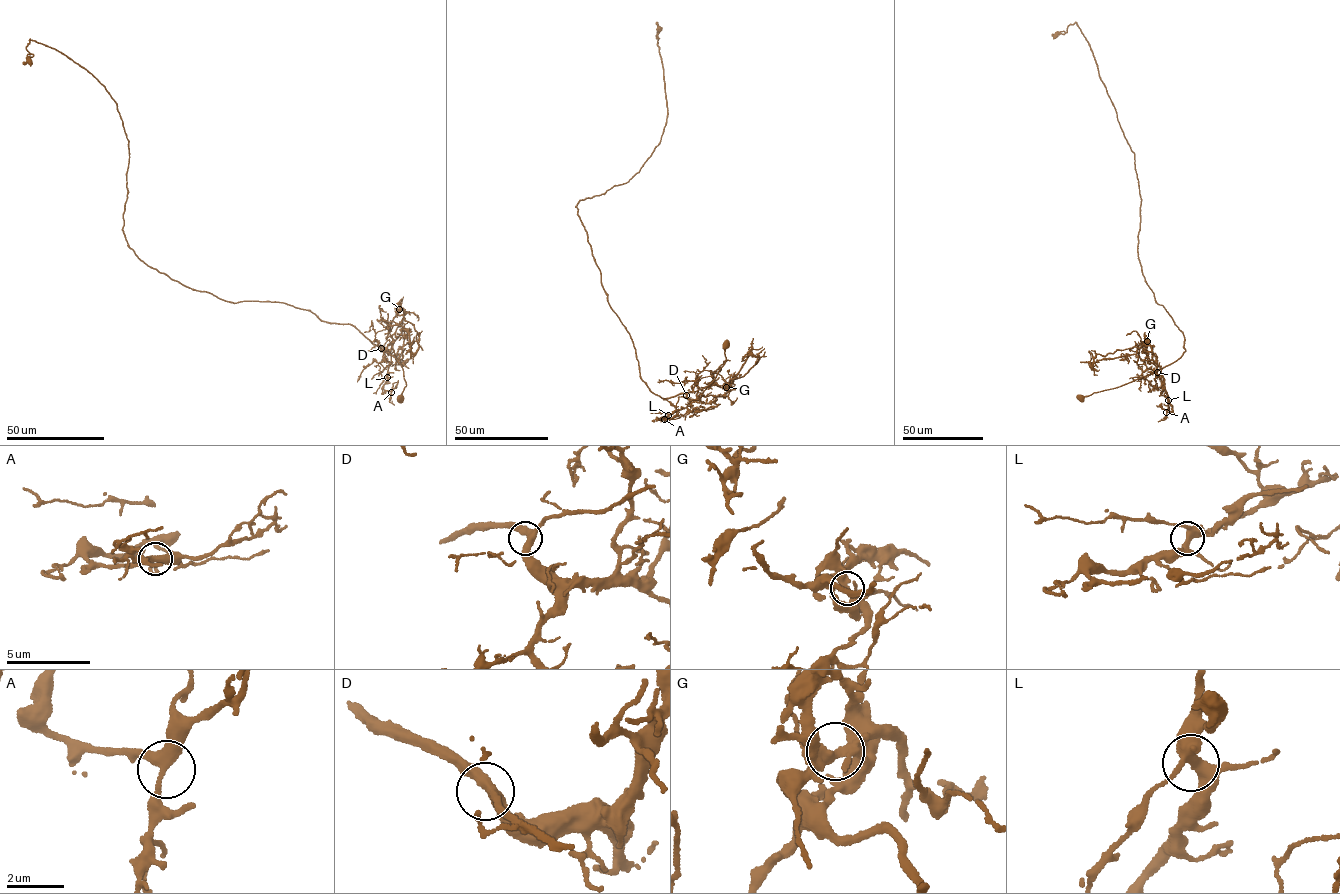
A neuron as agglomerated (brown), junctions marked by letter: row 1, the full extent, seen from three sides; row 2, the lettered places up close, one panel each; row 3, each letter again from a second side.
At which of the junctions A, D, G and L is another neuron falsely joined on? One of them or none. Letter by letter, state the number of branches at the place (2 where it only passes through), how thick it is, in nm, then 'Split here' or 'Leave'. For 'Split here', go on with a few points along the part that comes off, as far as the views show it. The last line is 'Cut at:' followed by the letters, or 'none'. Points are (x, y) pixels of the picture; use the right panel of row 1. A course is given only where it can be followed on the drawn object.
A: Branches: 3. Thickness 300 nm. Leave
D: Branches: 3. Thickness 360 nm. Leave
G: Branches: 3. Thickness 360 nm. Split here. Course of the part to remove: (1147, 341), (1140, 348), (1117, 350), (1105, 355), (1097, 354), (1091, 366), (1099, 360), (1135, 353), (1140, 343)
L: Branches: 3. Thickness 360 nm. Leave
Cut at: G

